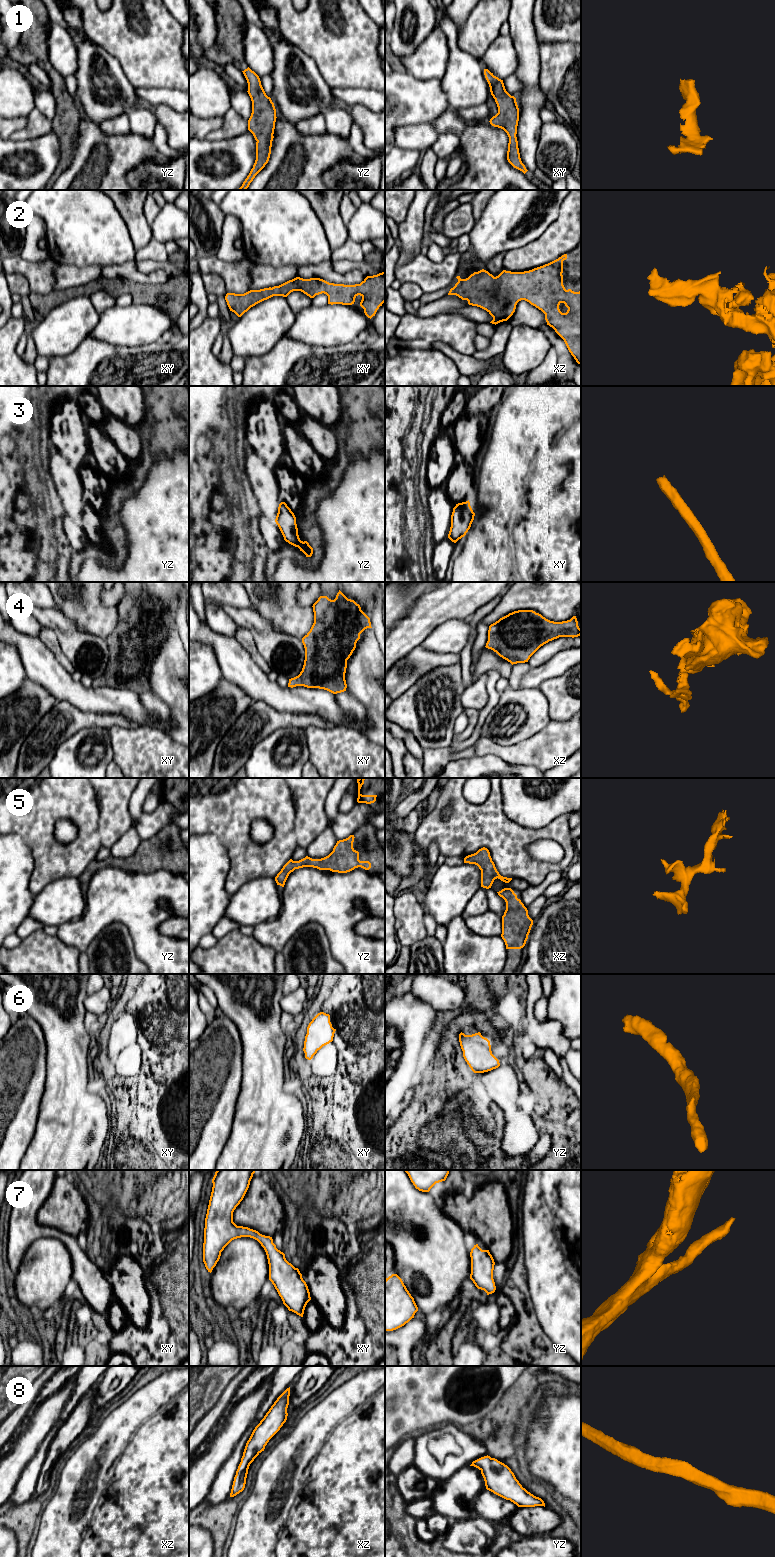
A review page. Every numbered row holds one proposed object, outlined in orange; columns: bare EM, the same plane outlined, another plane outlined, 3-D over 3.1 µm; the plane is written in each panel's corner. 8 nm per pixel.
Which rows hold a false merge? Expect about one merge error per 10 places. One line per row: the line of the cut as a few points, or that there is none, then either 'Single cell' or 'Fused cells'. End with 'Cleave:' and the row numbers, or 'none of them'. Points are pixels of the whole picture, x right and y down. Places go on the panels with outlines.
1: No split. Single cell
2: No split. Single cell
3: No split. Single cell
4: No split. Single cell
5: No split. Single cell
6: No split. Single cell
7: No split. Single cell
8: No split. Single cell
Cleave: none of them

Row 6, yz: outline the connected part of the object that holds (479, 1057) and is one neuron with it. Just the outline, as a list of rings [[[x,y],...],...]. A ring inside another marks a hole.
[[[480,1032],[465,1035],[459,1034],[463,1057],[474,1073],[484,1073],[500,1066],[499,1060],[492,1054],[490,1041]]]

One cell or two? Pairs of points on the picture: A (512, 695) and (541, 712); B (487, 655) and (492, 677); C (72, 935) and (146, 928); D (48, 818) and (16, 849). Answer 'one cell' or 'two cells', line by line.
A: one cell
B: two cells
C: one cell
D: two cells

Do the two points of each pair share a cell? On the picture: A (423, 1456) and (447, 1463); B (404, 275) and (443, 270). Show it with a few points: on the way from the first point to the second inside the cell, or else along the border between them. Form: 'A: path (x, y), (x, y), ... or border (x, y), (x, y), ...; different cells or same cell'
A: path (429, 1462), (434, 1467), (441, 1467); same cell
B: path (414, 272), (433, 272); same cell

